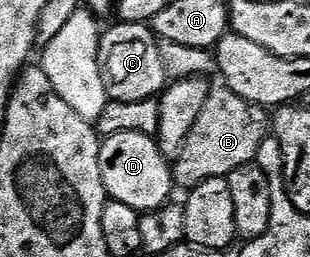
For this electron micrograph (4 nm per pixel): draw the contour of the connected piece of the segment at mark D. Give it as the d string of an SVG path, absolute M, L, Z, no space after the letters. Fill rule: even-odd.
M112 134L101 141L100 178L106 187L106 195L124 206L132 206L139 214L155 212L171 199L170 188L175 187L171 165L158 148L153 136L136 134Z

